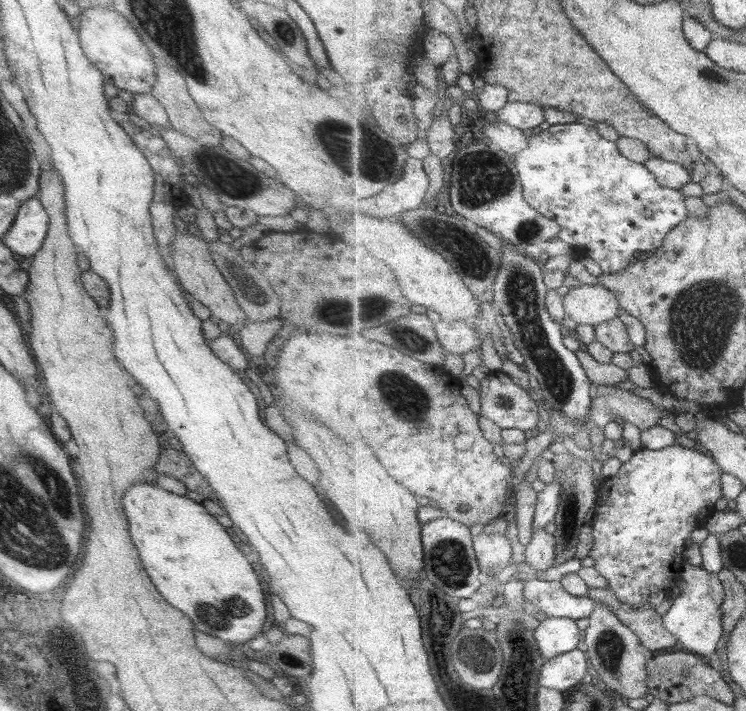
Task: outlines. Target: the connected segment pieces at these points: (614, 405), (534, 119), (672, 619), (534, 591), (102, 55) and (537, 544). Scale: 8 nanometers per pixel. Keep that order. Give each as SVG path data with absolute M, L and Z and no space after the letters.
M593 385L593 389L593 412L590 412L589 420L597 422L601 410L601 428L604 429L607 424L613 422L615 416L635 425L640 432L661 424L660 406L655 406L653 402L647 401L647 398L620 390L615 385Z
M509 101L505 108L496 113L497 121L503 121L521 130L531 128L538 131L537 126L541 126L546 121L544 108L535 103Z
M685 563L682 579L687 582L684 592L677 593L674 595L674 603L671 605L669 610L663 616L663 622L669 632L677 636L677 640L683 644L684 648L690 650L688 652L696 652L700 656L711 656L715 652L719 652L723 634L725 634L725 627L723 627L723 611L721 606L725 603L726 591L723 587L723 581L718 577L716 573L708 571L703 566L693 566Z
M514 572L511 577L525 583L525 600L529 608L538 607L547 618L589 618L595 611L596 602L589 597L572 596L560 581L539 580L533 573Z
M82 5L75 25L79 46L85 57L101 71L103 82L113 84L117 89L127 90L133 95L149 91L155 80L154 56L123 16L101 6L86 8Z
M544 529L534 531L531 543L526 545L525 562L535 570L545 571L555 565L557 542L553 534L548 534Z

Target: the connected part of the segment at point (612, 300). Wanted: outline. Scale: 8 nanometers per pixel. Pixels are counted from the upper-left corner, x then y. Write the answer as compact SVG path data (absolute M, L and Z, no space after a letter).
M581 284L569 290L564 296L564 308L577 325L595 328L604 322L618 319L622 309L615 293L601 284Z

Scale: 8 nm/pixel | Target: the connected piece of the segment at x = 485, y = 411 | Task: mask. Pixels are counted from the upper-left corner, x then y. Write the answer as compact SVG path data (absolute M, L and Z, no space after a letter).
M489 372L487 378L481 381L480 395L482 400L481 415L490 418L502 429L518 428L519 430L535 430L539 424L539 416L543 412L540 406L531 398L527 390L517 386L503 372Z

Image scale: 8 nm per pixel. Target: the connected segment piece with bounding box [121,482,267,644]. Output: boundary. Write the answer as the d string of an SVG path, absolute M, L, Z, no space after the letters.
M133 483L125 491L121 502L129 524L131 540L157 592L167 600L167 604L181 610L194 624L194 628L209 636L237 644L261 635L267 616L261 586L263 581L259 581L249 558L245 558L241 550L235 548L223 526L211 514L207 514L201 504L151 484L153 483Z

